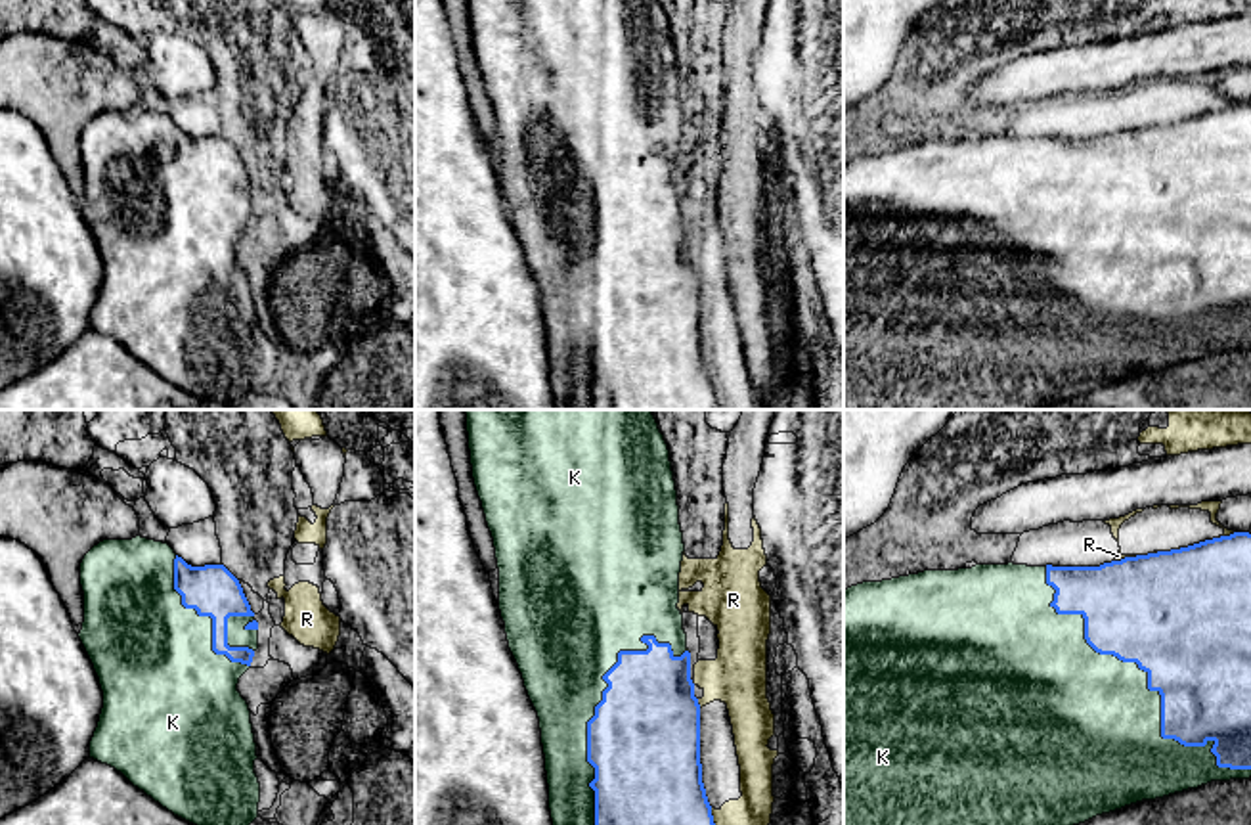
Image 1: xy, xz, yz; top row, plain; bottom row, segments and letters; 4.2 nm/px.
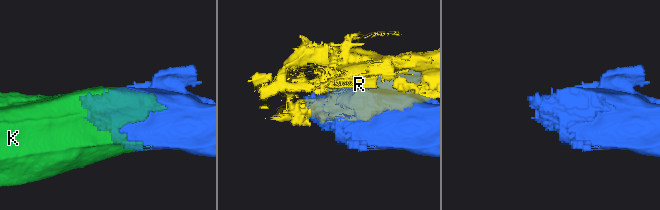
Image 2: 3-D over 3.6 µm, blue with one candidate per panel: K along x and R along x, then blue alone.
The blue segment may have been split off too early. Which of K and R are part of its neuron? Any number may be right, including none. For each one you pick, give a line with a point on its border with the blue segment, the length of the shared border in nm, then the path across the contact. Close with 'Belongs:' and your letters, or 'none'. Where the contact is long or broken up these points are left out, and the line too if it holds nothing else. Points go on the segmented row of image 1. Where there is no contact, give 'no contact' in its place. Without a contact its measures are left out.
K: meets blue in yz at (1148, 684); contact 1200 nm long
Belongs: K

